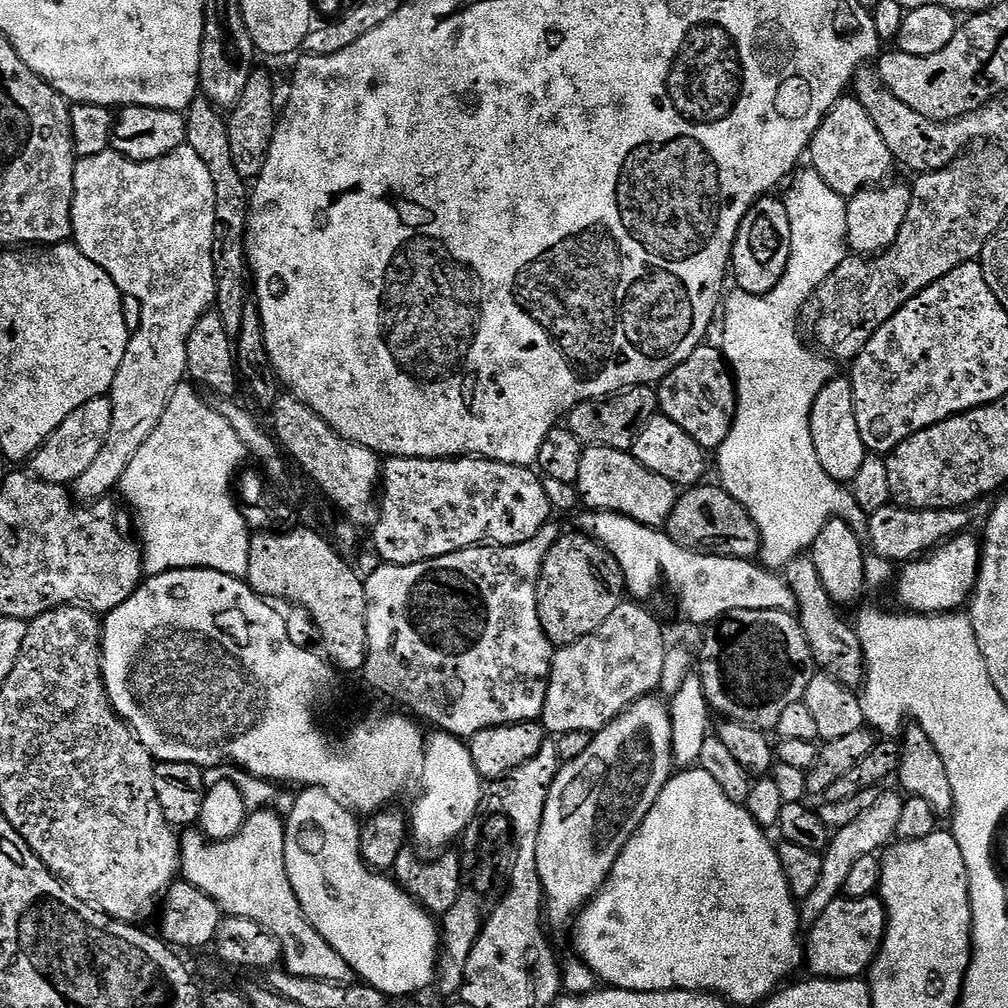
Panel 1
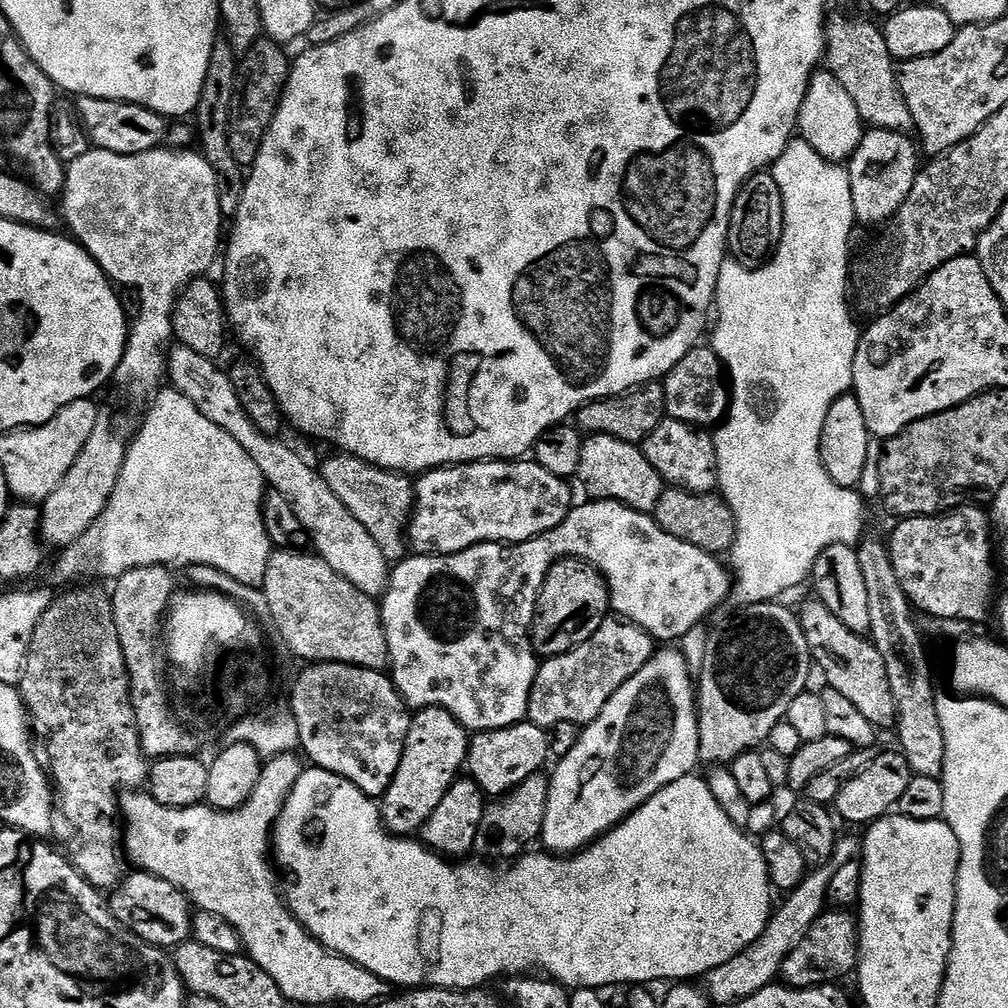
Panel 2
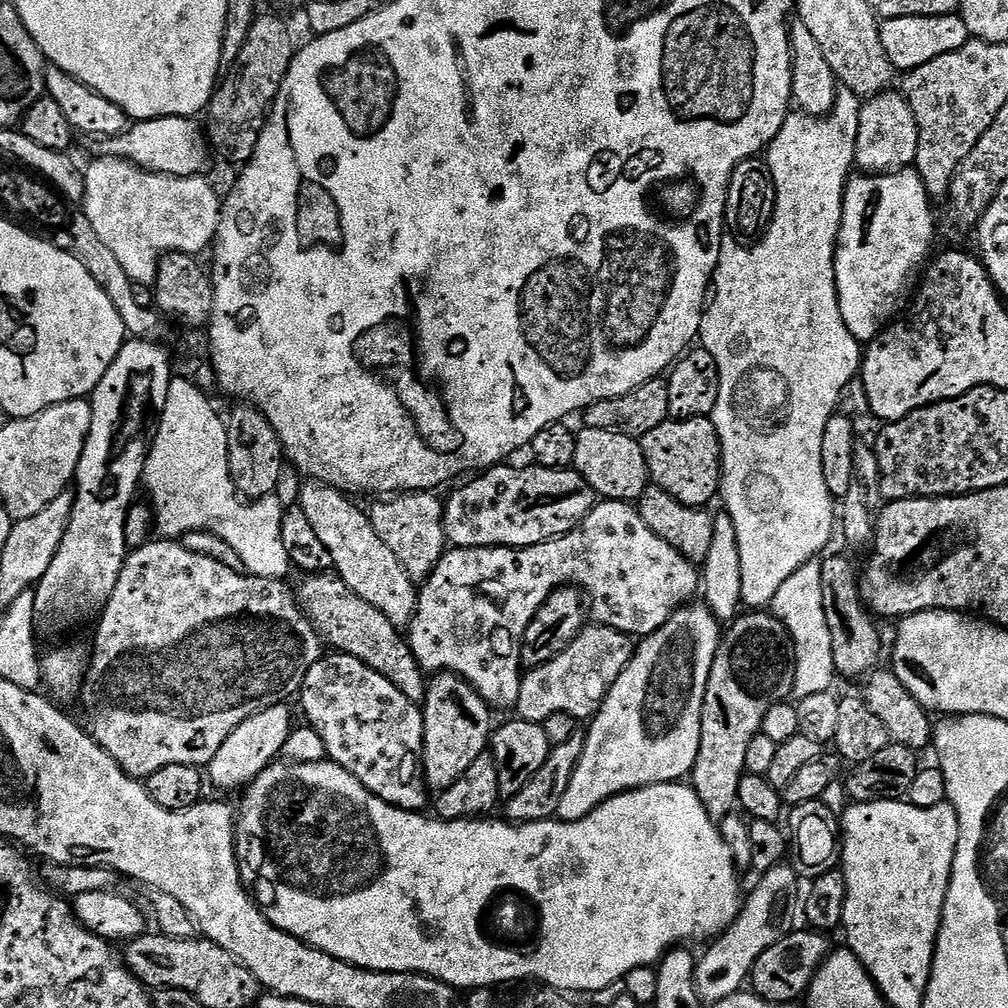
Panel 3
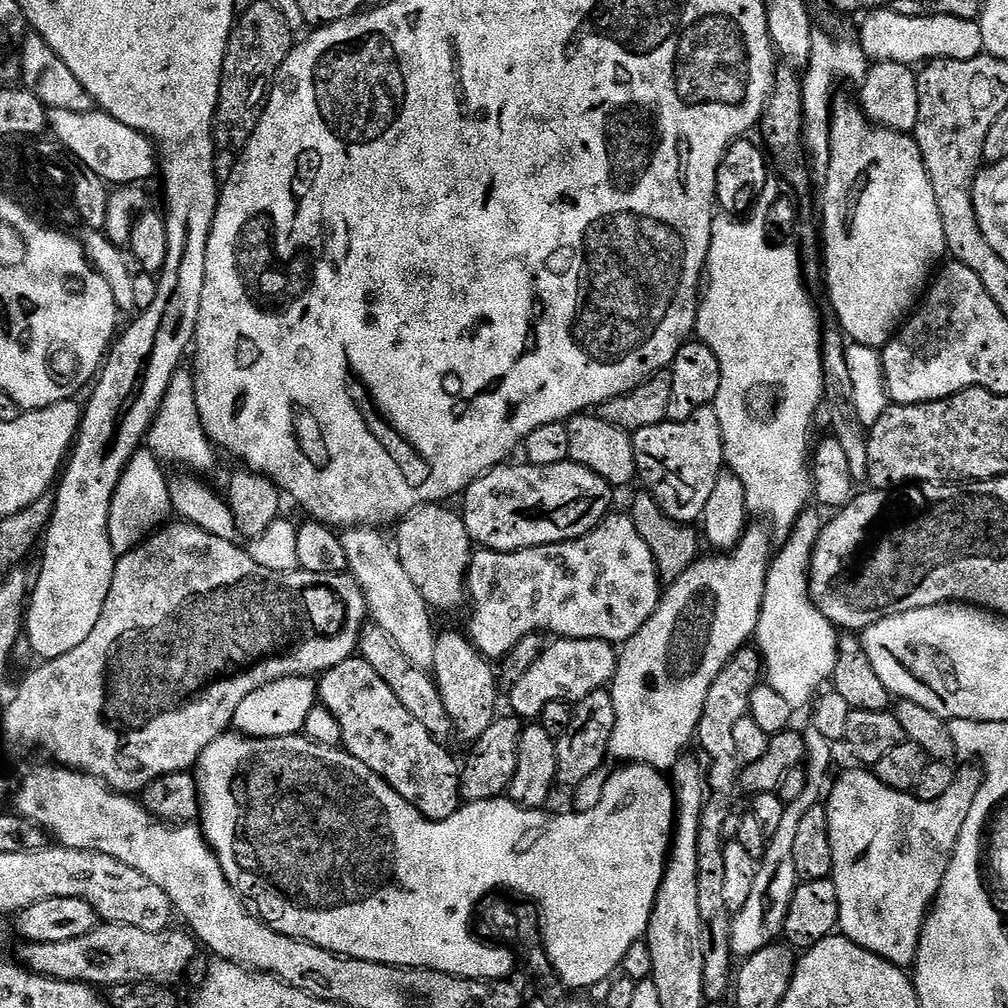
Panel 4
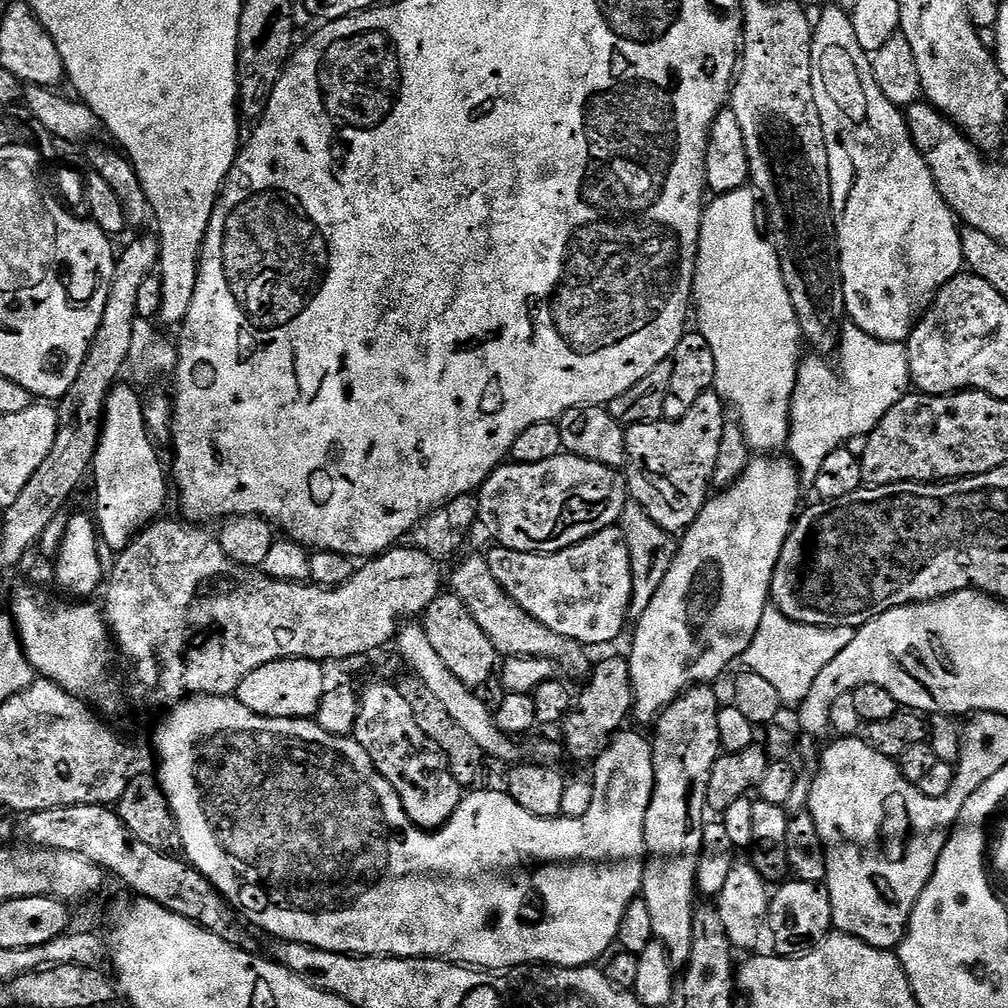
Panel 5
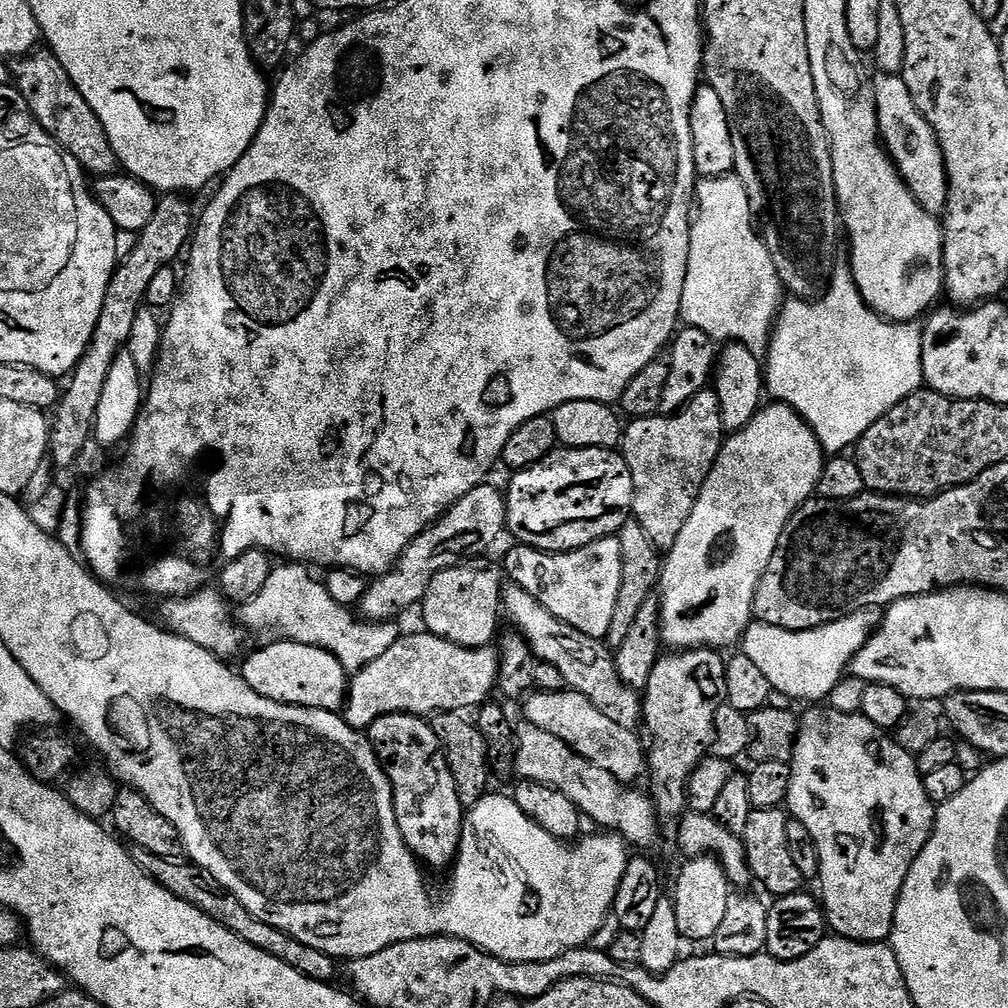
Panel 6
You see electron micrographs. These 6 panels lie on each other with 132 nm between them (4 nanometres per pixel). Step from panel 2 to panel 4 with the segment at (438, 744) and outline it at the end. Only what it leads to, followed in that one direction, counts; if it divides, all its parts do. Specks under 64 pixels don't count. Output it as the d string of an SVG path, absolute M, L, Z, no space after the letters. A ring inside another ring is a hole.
M441 631L437 635L431 675L435 679L436 688L442 694L446 714L452 719L455 735L460 735L467 742L475 742L486 730L486 726L490 726L498 717L498 672L488 657L472 645L471 639L463 631L460 632Z

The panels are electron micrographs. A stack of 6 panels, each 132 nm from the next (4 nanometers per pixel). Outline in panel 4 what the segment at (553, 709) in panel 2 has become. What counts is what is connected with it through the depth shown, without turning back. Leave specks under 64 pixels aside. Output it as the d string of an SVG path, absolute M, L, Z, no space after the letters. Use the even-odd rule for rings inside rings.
M556 638L545 647L544 653L518 678L518 682L510 690L512 704L520 708L519 715L525 721L532 722L540 717L546 702L575 702L586 698L599 688L611 685L616 674L618 652L605 640L582 638L581 640L565 640Z

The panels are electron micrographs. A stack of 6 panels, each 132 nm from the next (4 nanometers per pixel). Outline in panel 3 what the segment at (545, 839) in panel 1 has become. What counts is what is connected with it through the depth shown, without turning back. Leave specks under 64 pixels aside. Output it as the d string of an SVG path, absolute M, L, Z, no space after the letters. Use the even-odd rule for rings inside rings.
M689 602L669 617L661 628L654 630L654 634L643 637L635 645L632 661L625 666L608 691L599 712L591 717L592 729L587 729L580 765L574 770L570 786L566 786L566 794L562 794L562 802L556 811L559 819L581 820L612 796L620 796L651 784L680 782L691 773L700 749L700 715L704 691L721 635L721 621L712 615L707 605Z

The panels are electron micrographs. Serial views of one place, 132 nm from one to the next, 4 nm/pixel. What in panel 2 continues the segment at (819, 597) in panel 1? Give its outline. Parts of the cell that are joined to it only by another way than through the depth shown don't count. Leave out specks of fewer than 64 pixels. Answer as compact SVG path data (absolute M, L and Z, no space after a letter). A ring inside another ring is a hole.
M809 598L798 608L798 615L813 663L819 673L821 670L825 685L845 695L877 729L891 729L896 721L896 707L886 676L886 662L872 645L871 639L847 629L838 618L834 618L834 614L830 614L830 610L826 610L821 600L815 598Z

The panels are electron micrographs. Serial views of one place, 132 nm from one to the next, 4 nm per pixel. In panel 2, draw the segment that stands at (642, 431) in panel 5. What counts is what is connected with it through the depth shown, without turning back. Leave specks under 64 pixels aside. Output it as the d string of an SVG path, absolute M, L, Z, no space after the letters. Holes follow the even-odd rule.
M665 418L654 434L644 439L642 447L650 466L669 485L685 492L712 492L717 487L716 441L707 431Z

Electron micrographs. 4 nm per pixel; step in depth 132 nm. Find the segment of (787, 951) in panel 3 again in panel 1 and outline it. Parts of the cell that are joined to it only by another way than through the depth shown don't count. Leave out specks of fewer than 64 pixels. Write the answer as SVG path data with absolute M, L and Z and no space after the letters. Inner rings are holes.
M879 895L863 896L857 900L839 898L827 907L826 912L811 925L806 936L806 968L813 977L821 980L855 980L863 977L871 969L872 961L884 944L888 931L888 910Z

